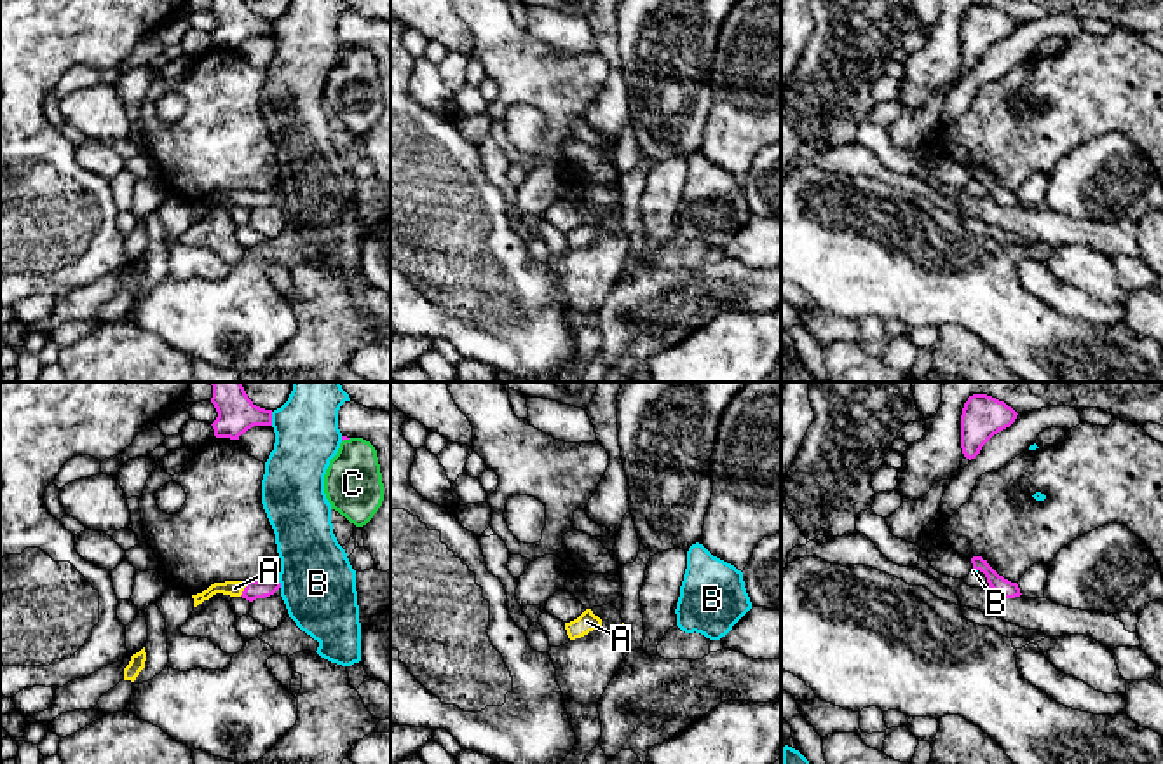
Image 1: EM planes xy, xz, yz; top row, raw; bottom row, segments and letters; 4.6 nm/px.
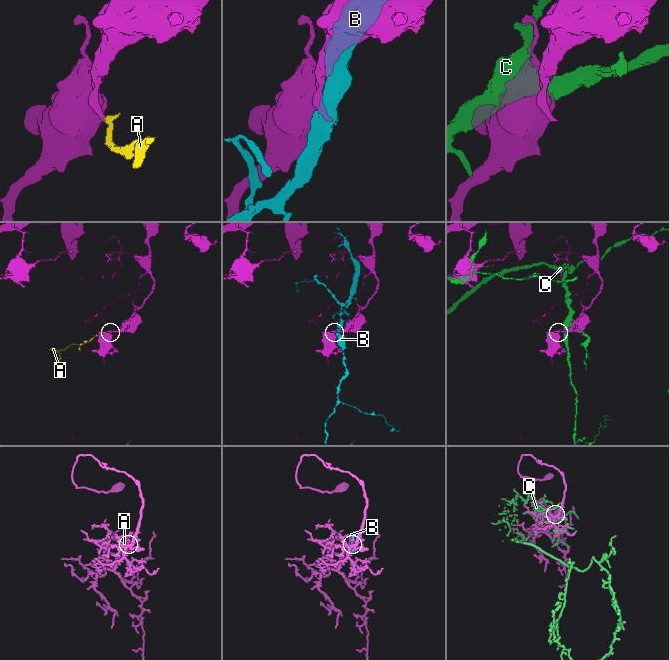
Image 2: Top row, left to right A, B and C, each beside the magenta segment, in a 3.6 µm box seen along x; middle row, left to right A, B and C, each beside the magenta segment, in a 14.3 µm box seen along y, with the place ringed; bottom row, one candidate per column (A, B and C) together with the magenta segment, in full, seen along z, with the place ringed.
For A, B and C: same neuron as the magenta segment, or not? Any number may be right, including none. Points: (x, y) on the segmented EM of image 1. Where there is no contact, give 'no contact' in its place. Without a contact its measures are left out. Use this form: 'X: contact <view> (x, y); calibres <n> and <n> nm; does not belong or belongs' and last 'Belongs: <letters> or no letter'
A: contact xy (244, 588); calibres 90 and 80 nm; belongs
B: contact xy (271, 419); calibres 180 and 300 nm; does not belong
C: contact xy (346, 438); calibres 20 and 280 nm; does not belong
Belongs: A

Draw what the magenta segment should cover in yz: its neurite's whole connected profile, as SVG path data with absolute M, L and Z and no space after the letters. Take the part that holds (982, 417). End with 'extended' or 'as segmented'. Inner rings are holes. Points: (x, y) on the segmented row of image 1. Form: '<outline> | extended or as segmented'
M969 396L961 415L961 448L964 457L975 459L994 434L1015 422L1017 415L1011 406L992 396Z | as segmented

